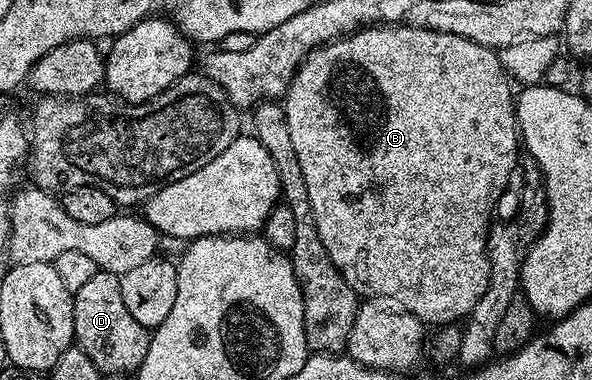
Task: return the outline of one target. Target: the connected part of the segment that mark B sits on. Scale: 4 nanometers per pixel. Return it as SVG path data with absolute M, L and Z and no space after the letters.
M373 25L360 29L338 41L321 45L300 65L282 98L286 123L290 123L290 140L294 143L294 152L298 154L302 175L306 175L306 192L310 194L310 211L314 211L318 239L322 239L326 255L330 255L334 267L338 267L346 283L350 283L357 294L368 299L383 299L405 313L414 314L428 327L448 327L463 322L474 303L482 299L490 283L488 231L494 221L492 212L516 169L520 153L522 157L514 89L512 93L508 84L510 78L504 71L497 50L470 43L470 39L462 39L458 35L415 29L409 25Z

